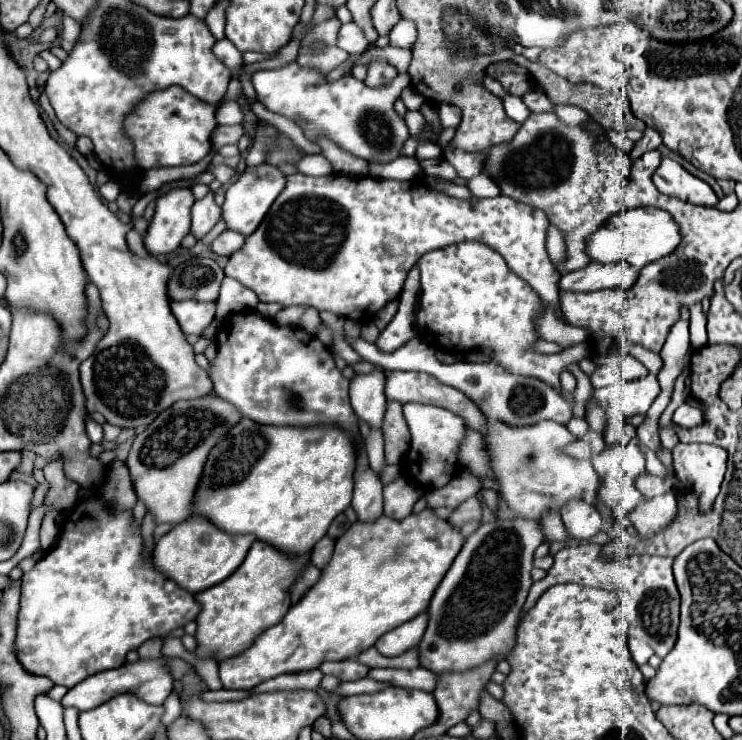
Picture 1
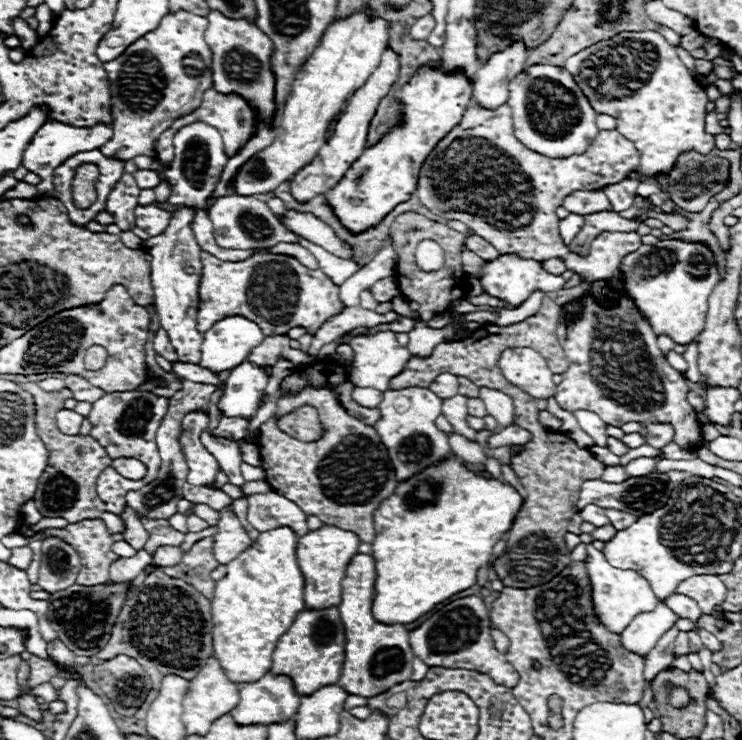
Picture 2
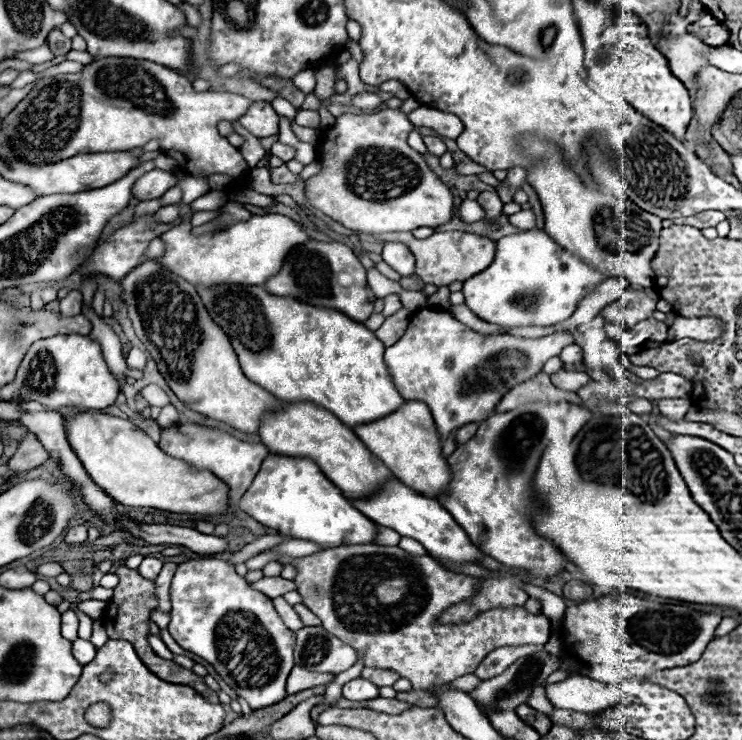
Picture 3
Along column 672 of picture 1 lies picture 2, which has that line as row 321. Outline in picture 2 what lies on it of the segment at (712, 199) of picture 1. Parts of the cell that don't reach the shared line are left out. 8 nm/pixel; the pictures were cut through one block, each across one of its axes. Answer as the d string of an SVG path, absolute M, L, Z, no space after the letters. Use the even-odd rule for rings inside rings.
M178 208L176 214L172 214L172 222L168 224L168 230L156 238L146 240L146 250L152 254L152 286L154 286L154 308L160 318L162 328L166 330L176 354L178 362L200 362L200 346L202 346L202 332L198 332L198 288L200 288L200 276L202 276L202 262L200 262L200 246L194 240L194 234L190 230L192 222L192 210ZM190 266L194 272L188 274L184 268Z

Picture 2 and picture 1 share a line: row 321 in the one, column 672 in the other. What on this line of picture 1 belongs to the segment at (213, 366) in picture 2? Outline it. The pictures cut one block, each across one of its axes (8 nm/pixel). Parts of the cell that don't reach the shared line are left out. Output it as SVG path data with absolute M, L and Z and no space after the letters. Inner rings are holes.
M634 208L624 210L608 218L606 224L602 224L596 232L592 232L586 238L586 254L590 262L598 264L616 264L626 260L632 268L640 270L644 264L650 264L652 260L658 260L660 256L666 256L676 248L680 242L680 232L676 228L676 222L668 216L668 212L660 208Z

